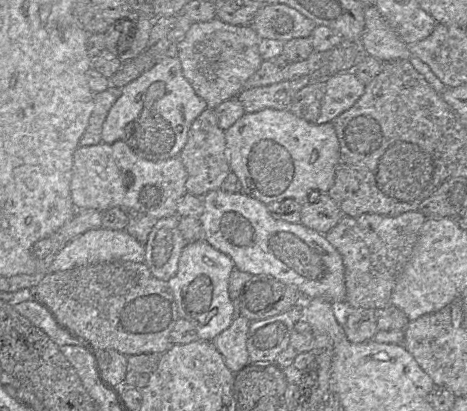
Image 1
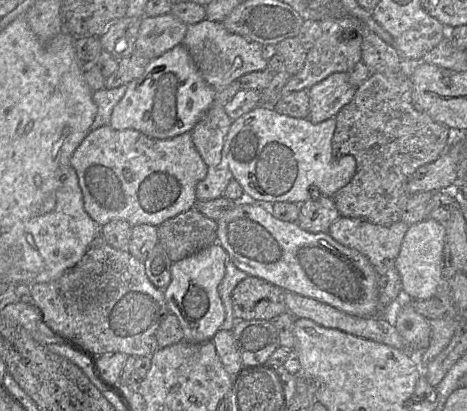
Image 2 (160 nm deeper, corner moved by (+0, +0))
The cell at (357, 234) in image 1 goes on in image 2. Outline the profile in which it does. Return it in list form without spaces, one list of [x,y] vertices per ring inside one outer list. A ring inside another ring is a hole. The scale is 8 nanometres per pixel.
[[[340,216],[329,227],[328,234],[343,246],[367,257],[379,276],[382,276],[394,266],[409,226],[402,221],[381,226],[360,218]]]

